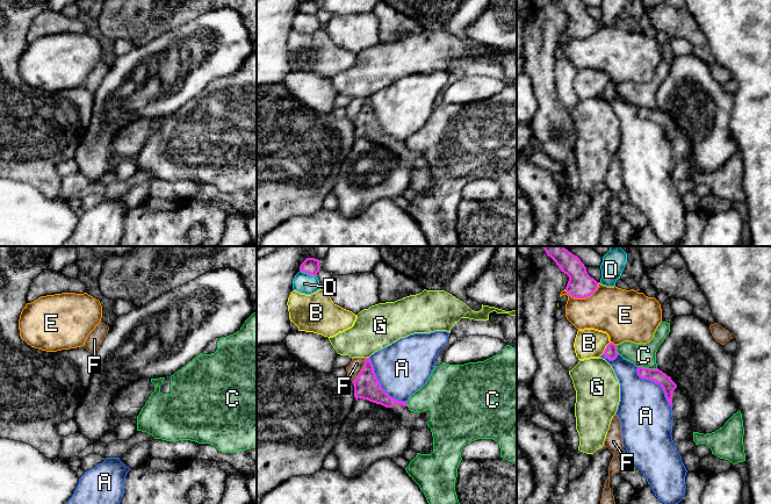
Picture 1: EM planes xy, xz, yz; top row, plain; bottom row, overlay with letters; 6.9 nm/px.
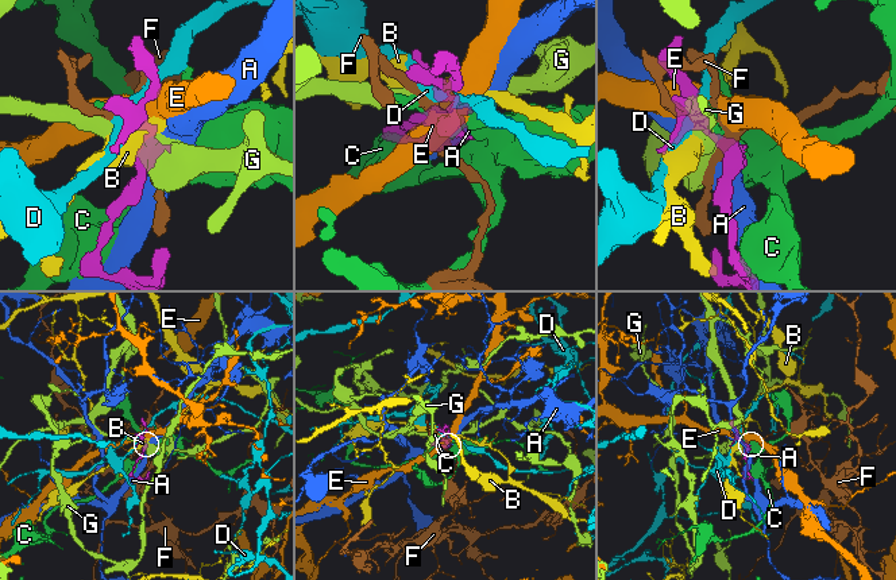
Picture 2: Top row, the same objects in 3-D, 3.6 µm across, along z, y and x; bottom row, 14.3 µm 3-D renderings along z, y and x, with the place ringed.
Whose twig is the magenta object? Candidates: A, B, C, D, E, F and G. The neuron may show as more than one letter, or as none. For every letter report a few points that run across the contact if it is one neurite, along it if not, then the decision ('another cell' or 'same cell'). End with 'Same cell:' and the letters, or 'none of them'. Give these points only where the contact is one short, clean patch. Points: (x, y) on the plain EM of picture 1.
A: another cell
B: another cell
C: another cell
D: another cell
E: another cell
F: another cell
G: line xz (368, 96), (365, 98); another cell
Same cell: none of them

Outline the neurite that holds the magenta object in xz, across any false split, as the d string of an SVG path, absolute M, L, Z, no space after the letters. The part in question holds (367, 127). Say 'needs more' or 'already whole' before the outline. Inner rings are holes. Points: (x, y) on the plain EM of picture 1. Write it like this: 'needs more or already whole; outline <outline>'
needs more; outline M366 98L361 111L352 123L355 139L362 138L388 147L403 166L412 168L410 187L416 193L431 194L433 192L433 177L426 161L420 153L410 151L406 142L390 137L382 129L369 98Z

